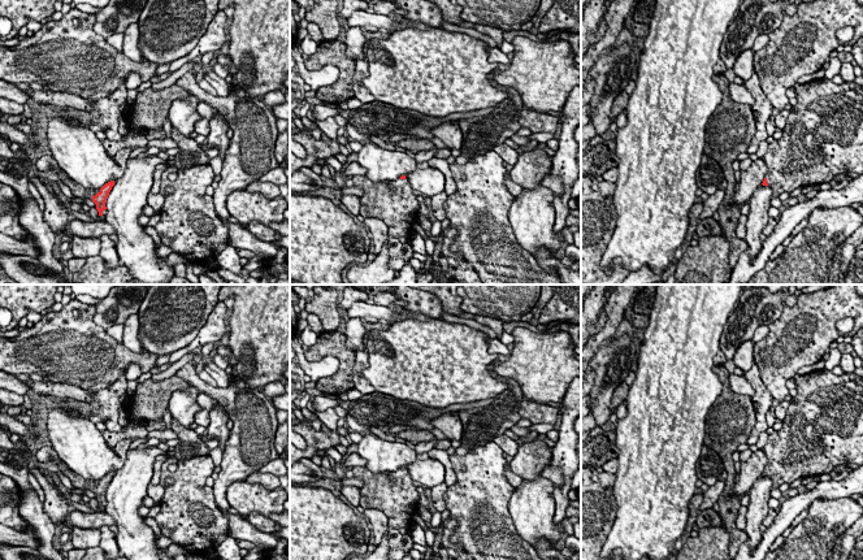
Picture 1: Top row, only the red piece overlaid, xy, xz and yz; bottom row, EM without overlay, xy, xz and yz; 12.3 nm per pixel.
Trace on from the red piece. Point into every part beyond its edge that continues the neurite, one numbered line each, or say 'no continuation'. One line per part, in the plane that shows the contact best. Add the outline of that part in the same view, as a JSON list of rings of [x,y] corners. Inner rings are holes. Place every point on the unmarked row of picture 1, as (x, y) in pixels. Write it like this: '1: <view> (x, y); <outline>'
1: xy (78, 482); [[[61,468],[64,474],[71,481],[73,486],[75,489],[81,490],[91,490],[99,483],[99,482],[88,482],[87,479],[82,478],[79,474],[71,472],[70,469]]]

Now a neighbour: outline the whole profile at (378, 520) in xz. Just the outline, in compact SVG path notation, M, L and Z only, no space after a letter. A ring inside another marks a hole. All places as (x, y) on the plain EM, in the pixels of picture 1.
M364 509L364 515L373 528L372 533L374 535L374 546L377 547L381 543L383 534L389 531L389 518L378 509Z

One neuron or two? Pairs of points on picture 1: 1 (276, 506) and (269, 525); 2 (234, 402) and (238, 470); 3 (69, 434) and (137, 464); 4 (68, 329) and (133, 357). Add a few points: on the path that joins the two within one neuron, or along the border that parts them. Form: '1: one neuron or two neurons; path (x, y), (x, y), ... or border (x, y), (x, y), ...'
1: two neurons; border (268, 516), (260, 512), (250, 512), (243, 517)
2: one neuron; path (246, 419), (244, 454)
3: two neurons; border (126, 458), (125, 463), (115, 473)
4: one neuron; path (83, 344), (96, 357), (117, 357)

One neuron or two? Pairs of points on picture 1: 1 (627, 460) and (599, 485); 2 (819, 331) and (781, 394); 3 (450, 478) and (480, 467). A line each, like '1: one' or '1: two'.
1: two
2: one
3: two

